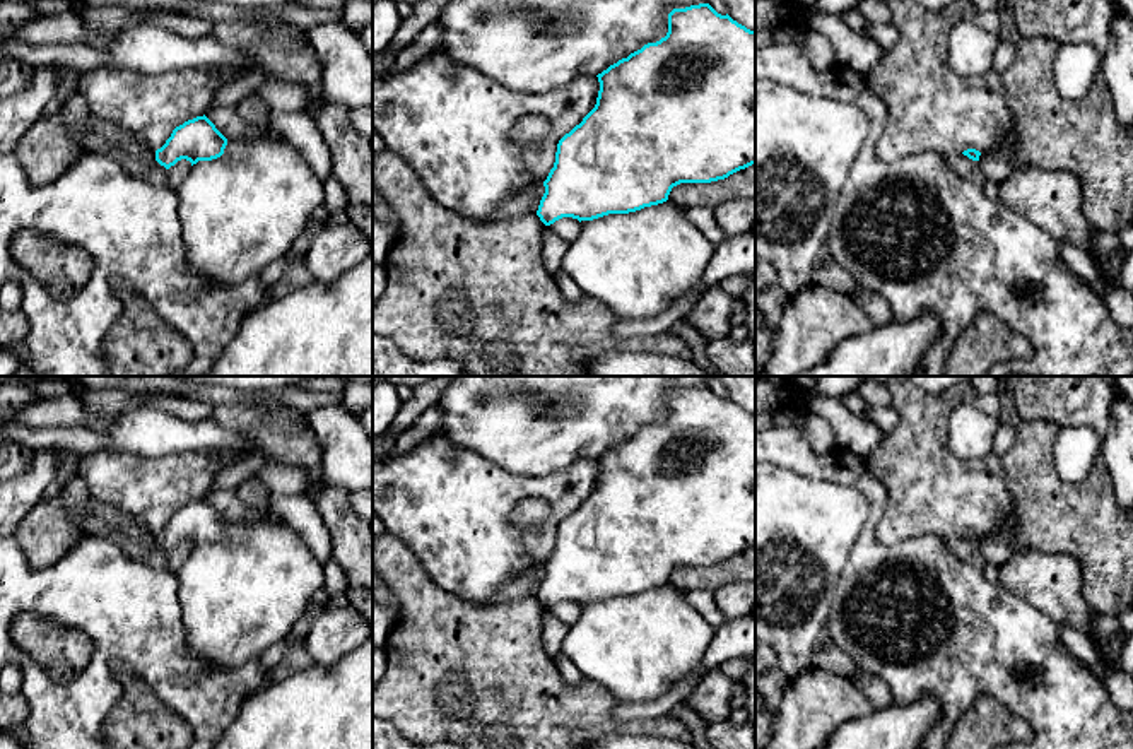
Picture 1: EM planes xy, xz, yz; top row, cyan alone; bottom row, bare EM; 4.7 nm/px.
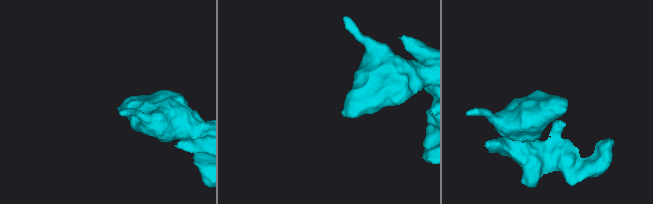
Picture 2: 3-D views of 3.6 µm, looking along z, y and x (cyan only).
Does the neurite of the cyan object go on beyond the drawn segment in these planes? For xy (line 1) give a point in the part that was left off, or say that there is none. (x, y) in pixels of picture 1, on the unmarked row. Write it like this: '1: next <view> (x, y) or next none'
1: next none

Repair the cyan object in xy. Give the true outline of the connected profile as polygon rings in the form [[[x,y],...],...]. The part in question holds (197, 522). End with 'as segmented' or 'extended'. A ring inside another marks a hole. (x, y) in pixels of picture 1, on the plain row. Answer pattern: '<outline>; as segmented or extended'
[[[203,498],[176,510],[166,527],[156,534],[156,544],[169,552],[178,544],[186,542],[193,547],[212,544],[224,537],[227,522]]]; as segmented

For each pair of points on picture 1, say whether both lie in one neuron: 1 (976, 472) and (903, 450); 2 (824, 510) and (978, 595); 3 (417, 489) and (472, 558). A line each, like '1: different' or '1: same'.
1: same
2: different
3: same

